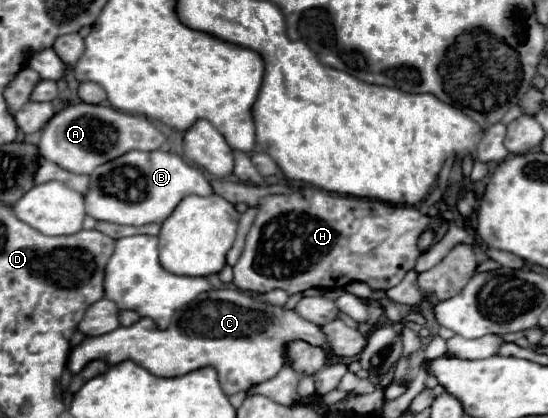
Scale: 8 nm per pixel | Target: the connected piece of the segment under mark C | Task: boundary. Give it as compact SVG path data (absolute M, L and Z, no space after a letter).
M219 289L199 295L193 303L179 309L165 331L157 329L155 323L145 317L131 327L117 327L107 335L85 337L83 343L71 351L67 367L75 375L87 363L97 359L107 365L131 359L159 377L179 377L199 367L215 367L221 389L227 395L233 395L251 385L273 379L287 361L285 345L295 339L303 339L311 345L325 345L321 329L299 317L295 311L261 303L245 291Z

